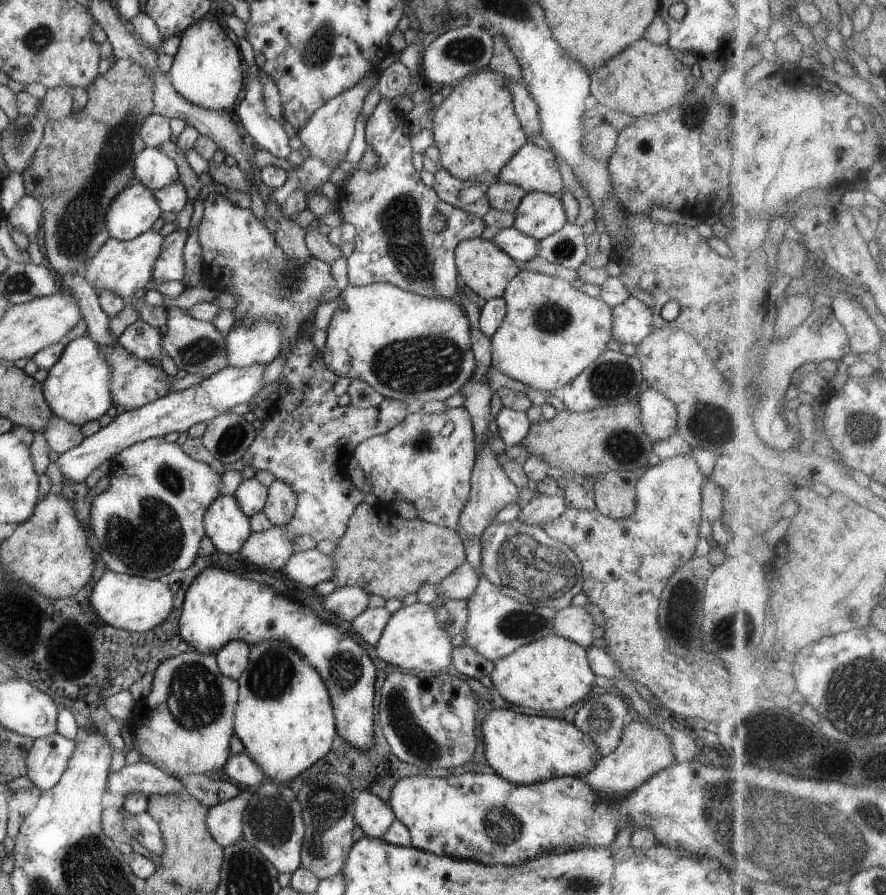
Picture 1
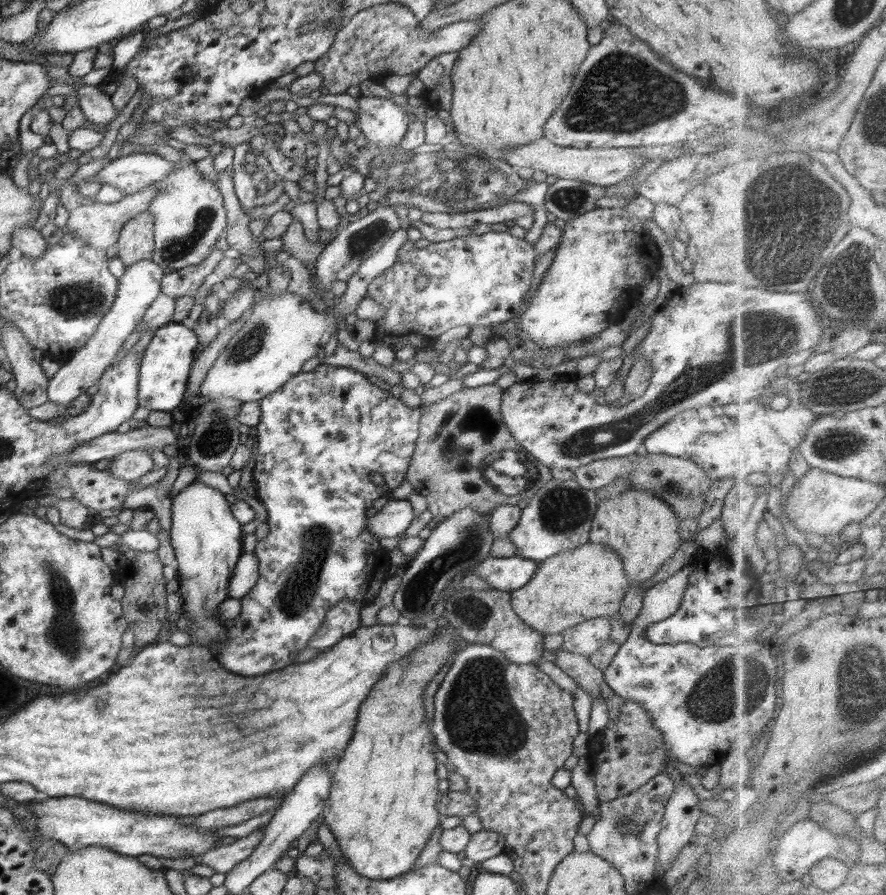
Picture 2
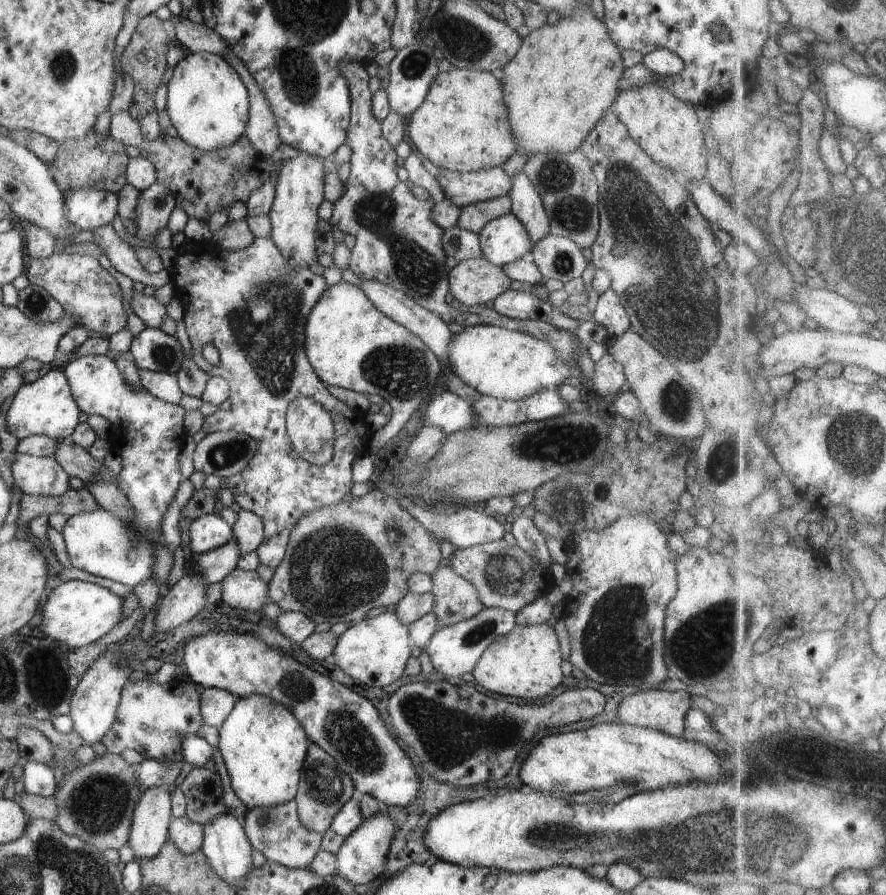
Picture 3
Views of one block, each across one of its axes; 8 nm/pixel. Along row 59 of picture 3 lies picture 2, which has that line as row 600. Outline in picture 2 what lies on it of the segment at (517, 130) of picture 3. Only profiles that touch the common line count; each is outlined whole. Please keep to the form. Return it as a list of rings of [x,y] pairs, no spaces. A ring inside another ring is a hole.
[[[588,542],[538,563],[530,582],[511,591],[510,596],[517,616],[545,637],[586,620],[609,618],[609,615],[618,613],[628,589],[630,582],[620,555],[606,545]]]

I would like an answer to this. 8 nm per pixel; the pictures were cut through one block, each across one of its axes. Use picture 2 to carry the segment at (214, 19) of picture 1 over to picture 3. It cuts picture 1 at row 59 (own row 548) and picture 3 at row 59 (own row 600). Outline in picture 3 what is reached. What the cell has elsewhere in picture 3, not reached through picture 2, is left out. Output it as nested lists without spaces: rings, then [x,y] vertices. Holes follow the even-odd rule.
[[[191,53],[174,67],[173,76],[167,84],[166,112],[178,137],[194,148],[219,151],[234,145],[245,134],[249,119],[249,92],[240,75],[224,60],[212,53]]]

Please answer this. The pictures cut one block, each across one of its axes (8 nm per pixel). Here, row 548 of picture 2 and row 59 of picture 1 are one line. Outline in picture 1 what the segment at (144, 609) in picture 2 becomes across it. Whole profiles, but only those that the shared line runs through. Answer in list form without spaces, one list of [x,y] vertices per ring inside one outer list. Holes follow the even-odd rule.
[[[131,58],[117,59],[106,74],[98,75],[92,85],[87,86],[88,102],[81,112],[72,113],[63,121],[44,120],[44,138],[22,178],[25,194],[36,198],[42,209],[44,257],[48,258],[50,268],[65,278],[74,273],[83,274],[88,259],[109,239],[105,214],[112,199],[136,180],[133,164],[136,155],[146,148],[140,131],[144,119],[155,110],[154,89],[154,79],[142,65]]]

